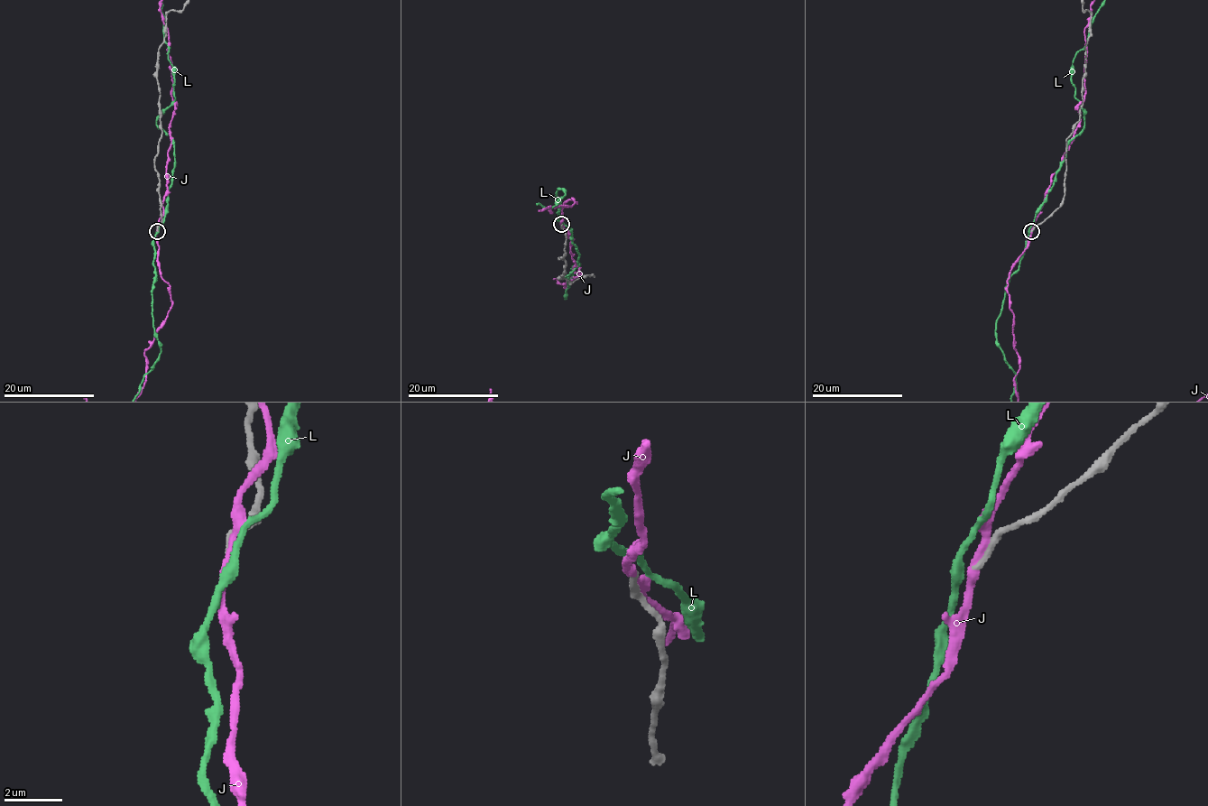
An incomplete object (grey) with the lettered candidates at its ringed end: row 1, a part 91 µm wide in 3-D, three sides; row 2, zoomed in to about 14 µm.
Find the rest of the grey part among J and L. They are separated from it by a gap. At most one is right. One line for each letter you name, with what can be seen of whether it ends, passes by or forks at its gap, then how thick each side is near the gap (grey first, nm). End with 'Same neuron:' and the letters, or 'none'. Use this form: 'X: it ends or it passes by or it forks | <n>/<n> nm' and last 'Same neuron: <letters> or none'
Same neuron: none

